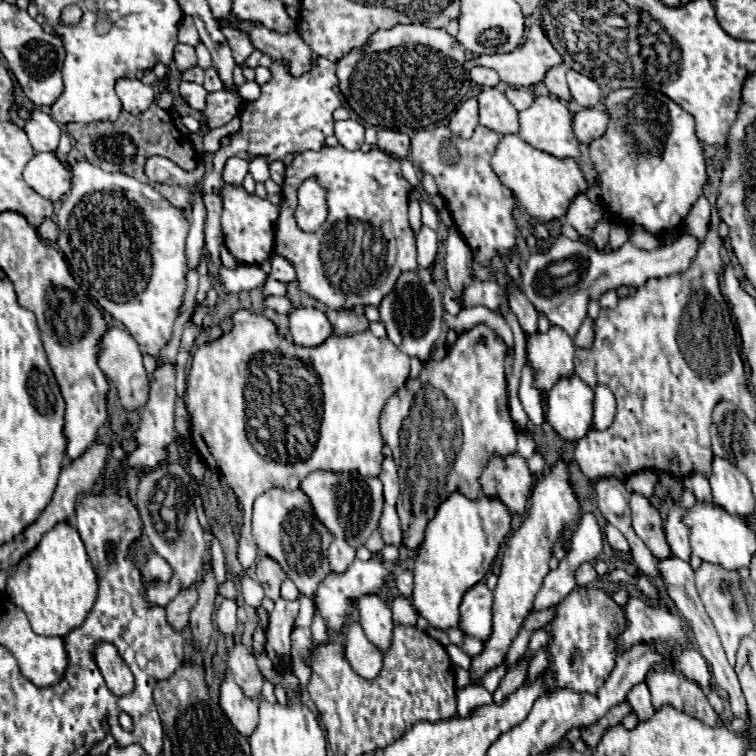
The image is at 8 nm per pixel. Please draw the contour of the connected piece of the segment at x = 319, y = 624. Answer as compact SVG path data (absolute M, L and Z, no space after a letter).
M314 614L312 634L314 634L314 644L316 644L316 646L322 646L322 644L326 644L326 642L330 640L330 638L328 638L326 624L324 624L324 620L320 620L320 616L318 616L318 614Z

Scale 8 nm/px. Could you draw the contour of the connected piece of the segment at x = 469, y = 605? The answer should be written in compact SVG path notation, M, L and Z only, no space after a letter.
M484 582L472 586L460 604L458 628L478 640L488 640L492 632L492 592Z

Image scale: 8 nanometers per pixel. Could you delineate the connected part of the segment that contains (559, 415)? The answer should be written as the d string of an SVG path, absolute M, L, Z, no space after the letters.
M576 374L560 378L546 396L546 420L564 440L580 440L592 428L592 388L586 386Z

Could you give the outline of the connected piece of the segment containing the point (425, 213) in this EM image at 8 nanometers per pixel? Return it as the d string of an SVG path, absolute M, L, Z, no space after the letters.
M422 202L422 224L424 226L430 226L432 230L438 228L438 214L436 214L436 208L428 202Z

